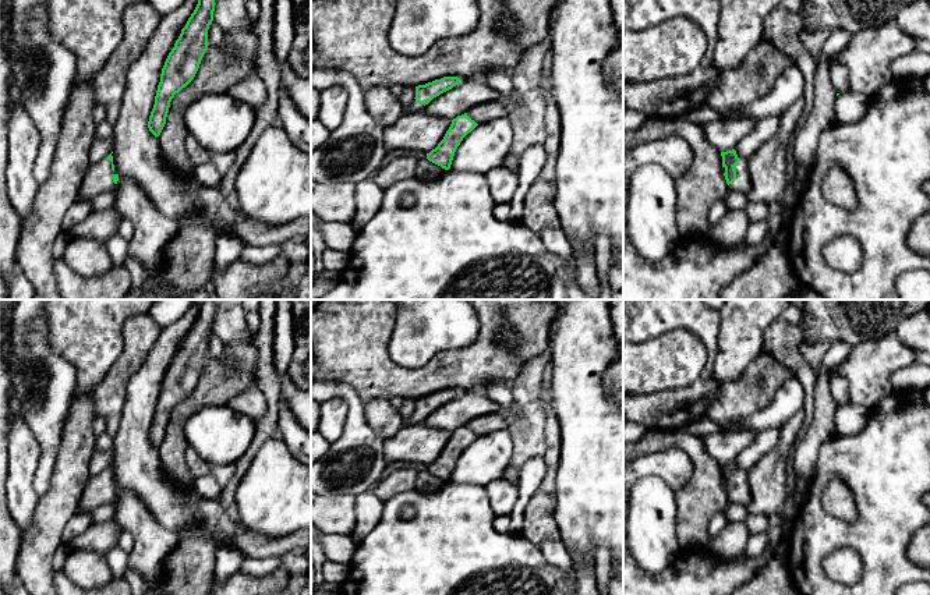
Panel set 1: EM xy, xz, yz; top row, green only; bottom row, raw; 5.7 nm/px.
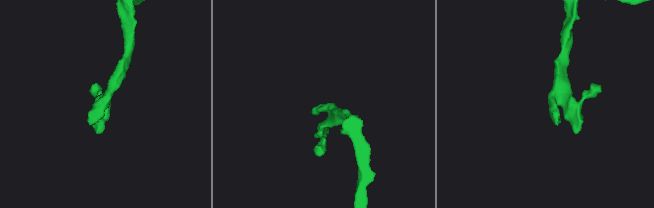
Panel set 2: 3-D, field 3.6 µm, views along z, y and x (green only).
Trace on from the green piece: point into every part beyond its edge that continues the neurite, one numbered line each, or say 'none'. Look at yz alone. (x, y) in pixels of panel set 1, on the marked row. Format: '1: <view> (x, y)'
1: yz (742, 184)

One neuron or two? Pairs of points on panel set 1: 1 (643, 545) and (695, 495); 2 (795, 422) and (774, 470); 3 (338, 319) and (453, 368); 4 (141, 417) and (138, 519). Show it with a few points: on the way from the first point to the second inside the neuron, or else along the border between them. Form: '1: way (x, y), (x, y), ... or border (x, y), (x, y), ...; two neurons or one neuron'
1: border (674, 491), (675, 535), (681, 546); two neurons
2: way (788, 434), (775, 459); one neuron
3: way (367, 349), (395, 376), (424, 376); one neuron
4: border (119, 487), (134, 492), (158, 523); two neurons

